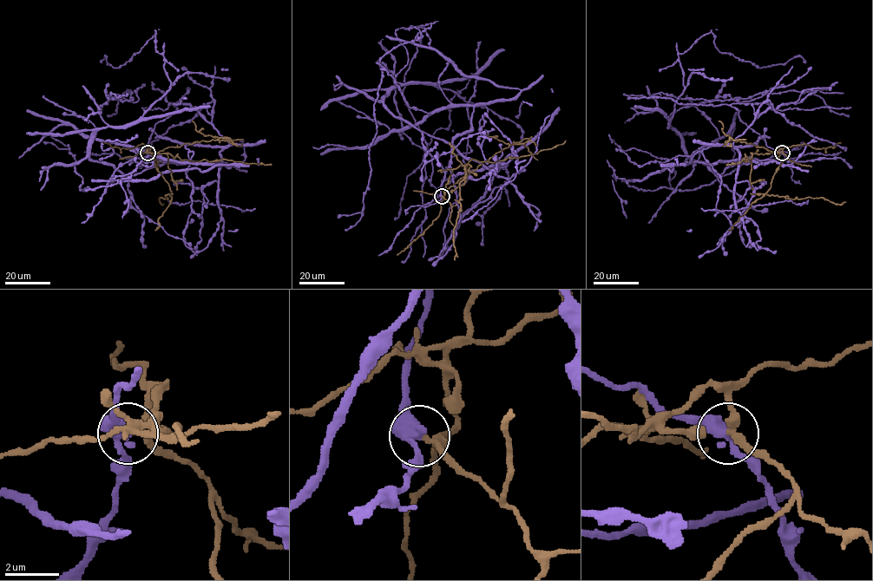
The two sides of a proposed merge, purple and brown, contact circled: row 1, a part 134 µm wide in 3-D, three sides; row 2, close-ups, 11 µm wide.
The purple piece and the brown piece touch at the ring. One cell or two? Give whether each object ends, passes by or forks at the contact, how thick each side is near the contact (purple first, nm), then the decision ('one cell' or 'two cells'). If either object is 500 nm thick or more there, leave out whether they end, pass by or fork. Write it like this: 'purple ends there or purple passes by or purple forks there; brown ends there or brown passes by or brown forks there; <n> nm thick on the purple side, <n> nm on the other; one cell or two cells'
purple passes by; brown passes by; 440 nm thick on the purple side, 240 nm on the other; two cells

